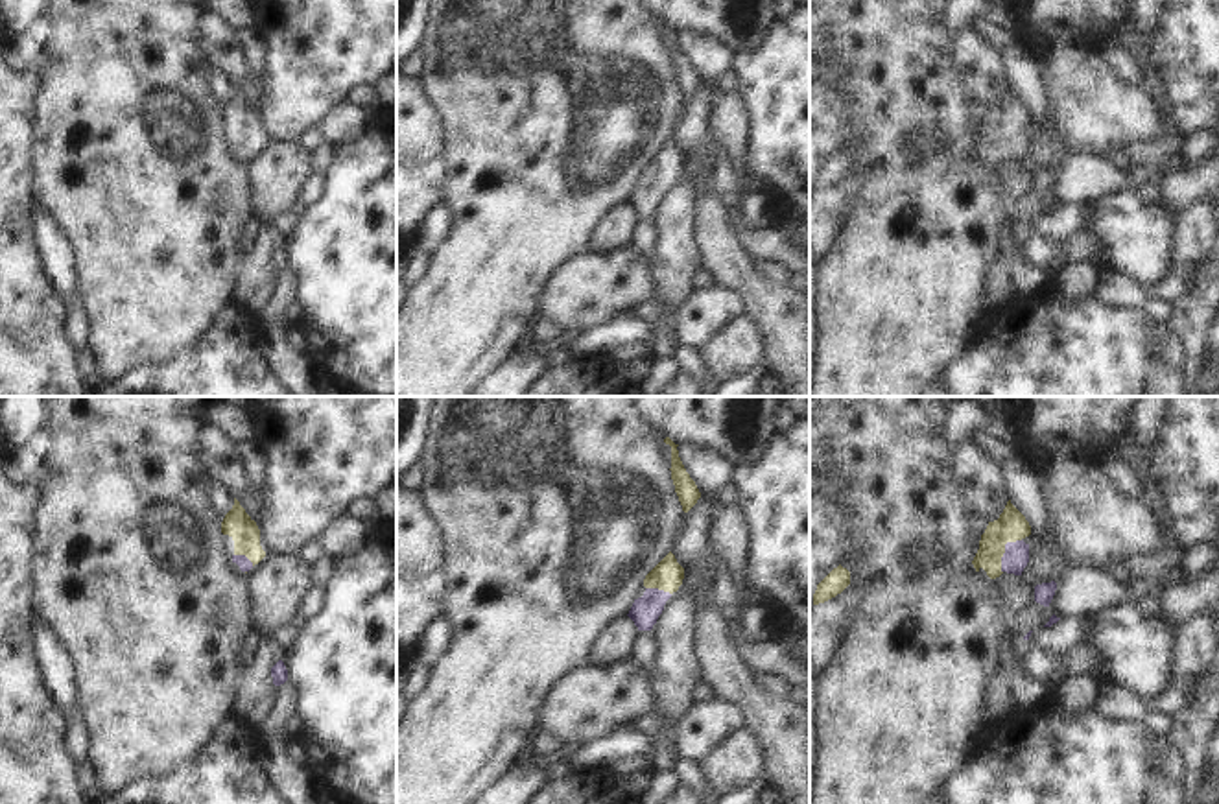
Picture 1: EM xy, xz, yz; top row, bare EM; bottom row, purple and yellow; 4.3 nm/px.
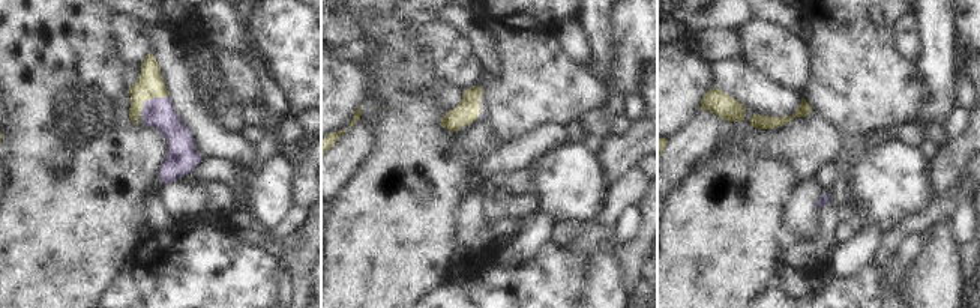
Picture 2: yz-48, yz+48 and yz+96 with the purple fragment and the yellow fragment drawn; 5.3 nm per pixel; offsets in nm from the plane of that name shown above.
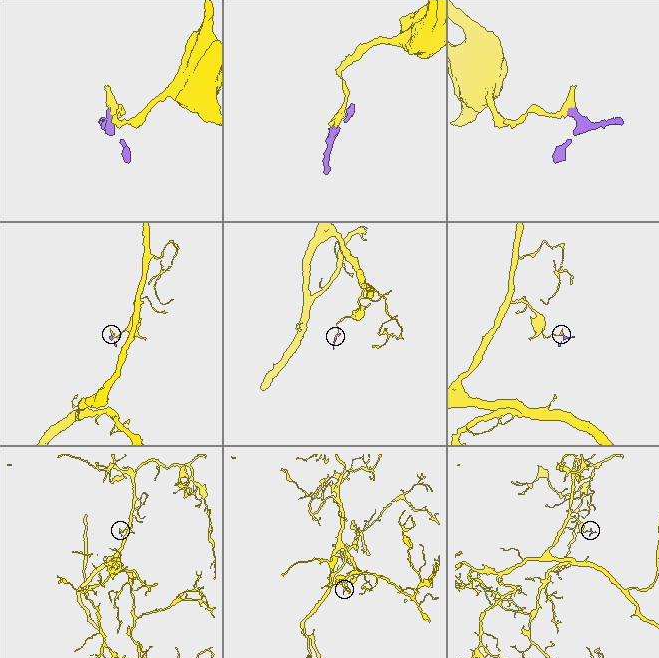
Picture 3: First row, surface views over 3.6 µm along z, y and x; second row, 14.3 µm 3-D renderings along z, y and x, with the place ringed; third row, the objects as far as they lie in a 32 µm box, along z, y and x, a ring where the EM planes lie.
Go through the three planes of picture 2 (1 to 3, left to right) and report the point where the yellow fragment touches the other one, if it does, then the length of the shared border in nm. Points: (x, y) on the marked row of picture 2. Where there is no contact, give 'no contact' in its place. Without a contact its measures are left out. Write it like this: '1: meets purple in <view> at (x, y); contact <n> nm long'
1: meets purple in yz-48 at (156, 98); contact 130 nm long
2: meets purple in yz+48 at (480, 114); contact 40 nm long
3: no contact

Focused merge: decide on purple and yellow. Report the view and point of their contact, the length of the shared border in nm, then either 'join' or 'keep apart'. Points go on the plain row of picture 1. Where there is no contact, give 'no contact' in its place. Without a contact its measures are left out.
yz (1005, 139) | 170 nm | join

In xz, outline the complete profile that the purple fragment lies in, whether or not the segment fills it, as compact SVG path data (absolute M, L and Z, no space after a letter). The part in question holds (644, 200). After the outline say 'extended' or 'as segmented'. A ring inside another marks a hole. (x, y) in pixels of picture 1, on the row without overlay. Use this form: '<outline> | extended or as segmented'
M669 138L644 166L645 179L634 186L629 205L638 218L651 218L664 197L666 188L679 177L684 166L684 155Z | extended

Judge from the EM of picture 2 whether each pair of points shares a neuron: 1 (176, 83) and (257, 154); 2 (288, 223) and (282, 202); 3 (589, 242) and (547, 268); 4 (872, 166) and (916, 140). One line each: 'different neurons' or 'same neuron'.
1: same neuron
2: different neurons
3: different neurons
4: different neurons

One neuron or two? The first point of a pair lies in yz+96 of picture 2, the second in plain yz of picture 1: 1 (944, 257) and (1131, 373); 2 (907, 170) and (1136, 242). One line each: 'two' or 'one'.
1: two
2: one

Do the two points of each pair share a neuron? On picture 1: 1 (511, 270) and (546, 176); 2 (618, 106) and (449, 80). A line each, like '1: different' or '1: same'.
1: same
2: same

